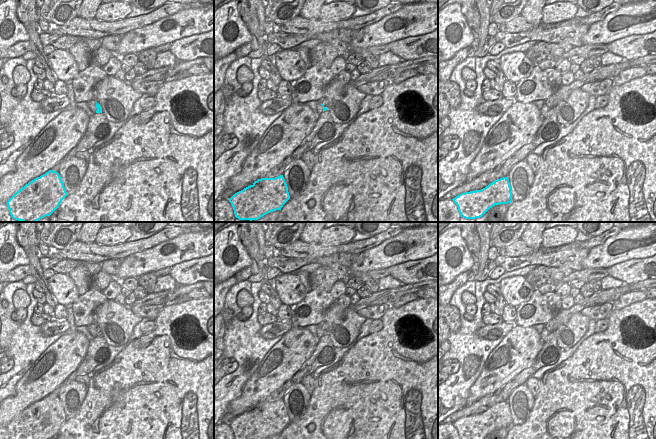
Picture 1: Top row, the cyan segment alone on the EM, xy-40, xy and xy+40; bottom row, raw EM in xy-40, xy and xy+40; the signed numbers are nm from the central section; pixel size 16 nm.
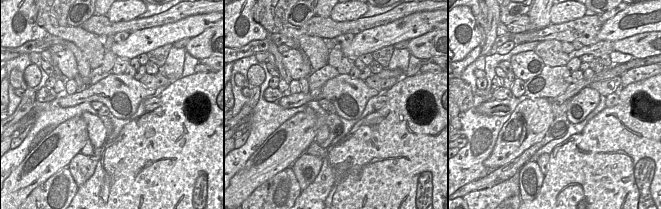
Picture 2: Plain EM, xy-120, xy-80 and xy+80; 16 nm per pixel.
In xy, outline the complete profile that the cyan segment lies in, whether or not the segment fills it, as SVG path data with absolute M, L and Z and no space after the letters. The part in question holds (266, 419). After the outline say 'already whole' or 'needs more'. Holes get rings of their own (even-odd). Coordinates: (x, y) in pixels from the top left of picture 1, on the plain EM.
M283 399L261 402L230 423L235 439L266 439L281 434L290 423Z | already whole

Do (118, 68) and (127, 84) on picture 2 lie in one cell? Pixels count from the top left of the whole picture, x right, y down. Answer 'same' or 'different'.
different

